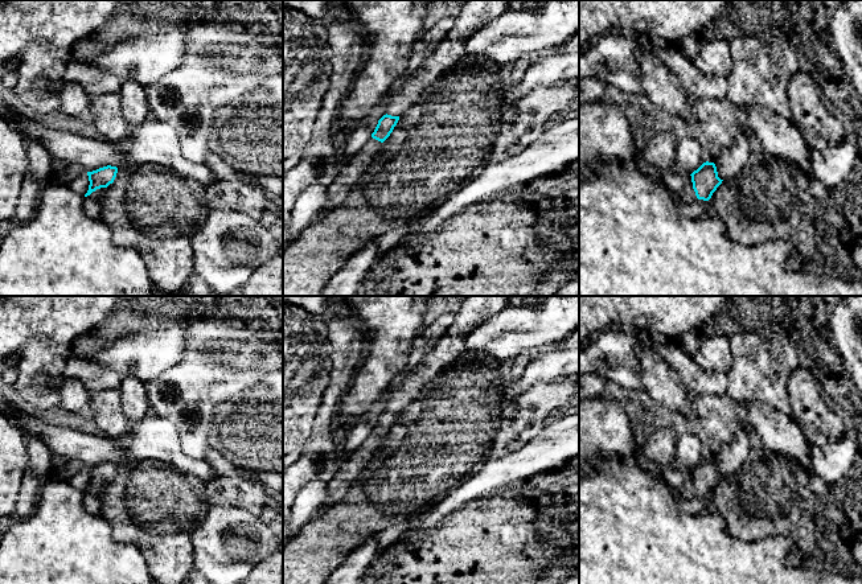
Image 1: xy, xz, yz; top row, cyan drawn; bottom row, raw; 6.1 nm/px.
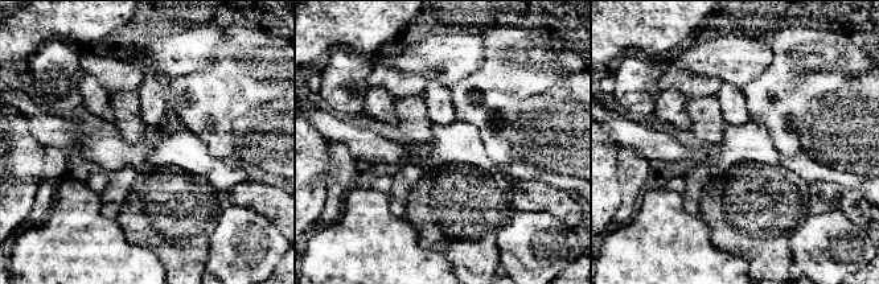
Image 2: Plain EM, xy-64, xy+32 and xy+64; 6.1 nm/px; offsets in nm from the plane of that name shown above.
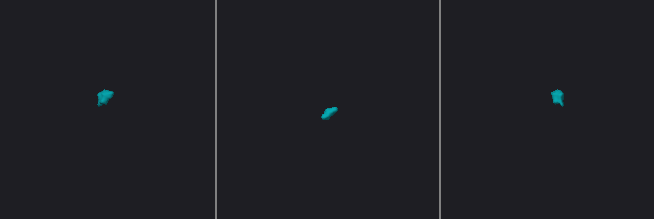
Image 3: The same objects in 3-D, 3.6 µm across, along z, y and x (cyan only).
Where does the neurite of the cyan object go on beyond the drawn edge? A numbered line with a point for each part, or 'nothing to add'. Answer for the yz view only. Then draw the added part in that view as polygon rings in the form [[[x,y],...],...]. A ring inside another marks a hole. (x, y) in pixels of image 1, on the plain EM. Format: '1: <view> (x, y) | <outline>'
1: yz (689, 502) | [[[693,482],[676,489],[678,507],[684,514],[702,514],[707,511],[710,497],[698,495]]]

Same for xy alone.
1: xy (93, 500) | [[[106,484],[97,485],[90,492],[85,493],[83,506],[86,511],[94,515],[100,515],[102,507],[102,495],[104,492]]]

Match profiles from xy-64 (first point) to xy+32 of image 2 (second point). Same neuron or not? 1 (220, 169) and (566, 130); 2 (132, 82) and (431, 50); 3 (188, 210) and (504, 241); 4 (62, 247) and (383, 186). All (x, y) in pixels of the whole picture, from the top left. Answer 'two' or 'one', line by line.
1: two
2: two
3: two
4: two

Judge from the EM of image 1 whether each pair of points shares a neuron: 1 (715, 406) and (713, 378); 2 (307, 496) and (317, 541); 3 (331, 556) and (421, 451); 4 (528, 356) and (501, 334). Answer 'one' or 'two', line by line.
1: two
2: two
3: one
4: two

